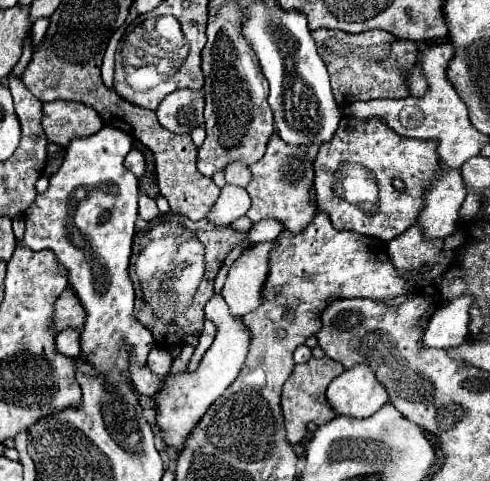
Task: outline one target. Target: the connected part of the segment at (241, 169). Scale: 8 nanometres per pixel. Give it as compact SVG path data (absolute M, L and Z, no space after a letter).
M233 163L225 169L225 181L229 185L237 185L237 187L247 187L247 183L251 181L251 171L245 165Z

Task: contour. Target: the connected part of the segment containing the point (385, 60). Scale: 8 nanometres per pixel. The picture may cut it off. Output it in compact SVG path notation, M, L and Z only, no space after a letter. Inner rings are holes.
M315 29L313 31L319 55L323 57L329 75L331 75L331 89L335 95L335 101L339 107L349 107L355 101L369 101L369 99L401 99L409 97L403 71L409 69L417 61L417 43L409 39L397 39L391 33L385 33L383 29L365 31L359 35L351 35L345 31L335 29ZM399 41L401 41L401 53L399 53ZM399 55L401 55L401 67L399 67Z

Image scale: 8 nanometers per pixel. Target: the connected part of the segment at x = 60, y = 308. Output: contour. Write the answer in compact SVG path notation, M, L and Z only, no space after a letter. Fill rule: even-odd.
M67 287L55 303L55 329L57 331L65 327L81 329L83 323L85 323L85 309L81 309L81 301L77 301L73 289Z

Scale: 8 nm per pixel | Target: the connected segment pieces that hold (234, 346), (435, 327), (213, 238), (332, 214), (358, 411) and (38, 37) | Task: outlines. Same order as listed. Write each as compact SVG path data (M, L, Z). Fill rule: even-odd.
M213 295L205 305L205 319L211 319L217 327L217 335L209 351L199 363L199 369L195 373L181 373L175 377L169 377L161 391L153 395L157 403L157 421L155 425L163 431L163 439L169 445L183 447L187 435L191 429L199 423L199 419L205 415L209 405L223 395L223 391L235 381L235 377L241 371L241 365L245 363L245 353L249 349L249 329L245 329L241 317L229 317L229 307L225 305L225 299L221 295Z
M457 297L449 305L437 309L437 313L431 317L425 329L425 335L421 337L421 347L443 349L443 347L455 347L467 341L469 305L471 305L471 297Z
M185 217L183 229L189 229L193 233L193 237L197 237L197 241L201 241L201 245L205 245L205 285L211 287L217 271L221 267L221 263L225 261L225 257L239 247L241 243L247 241L247 233L241 231L233 231L231 227L219 227L213 229L209 223L203 221L189 221Z
M341 117L341 125L333 135L333 141L321 145L315 157L315 191L317 191L317 209L327 213L331 225L335 229L347 229L361 235L369 235L381 241L391 241L407 227L417 223L417 213L425 207L425 189L433 181L441 177L441 159L437 157L437 141L415 141L409 137L401 137L393 133L385 121L379 117L369 119L355 119L355 117ZM345 161L361 163L371 171L377 183L377 201L373 209L361 209L359 205L349 203L347 199L335 195L333 191L333 173ZM401 179L405 183L405 191L399 193L393 187L393 181Z
M355 365L331 381L327 401L337 415L361 419L373 415L381 405L385 405L389 395L385 385L377 381L373 369L367 369L367 365Z
M37 19L35 21L35 25L31 29L31 45L33 45L33 51L39 49L39 45L41 45L43 37L45 37L47 29L49 29L49 21L47 19Z

